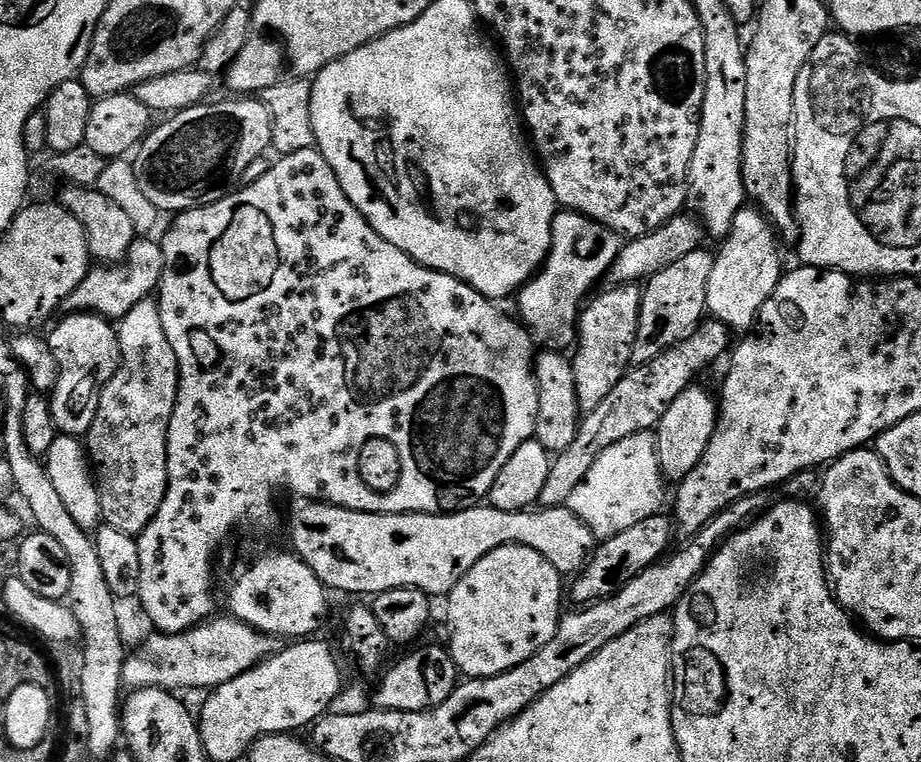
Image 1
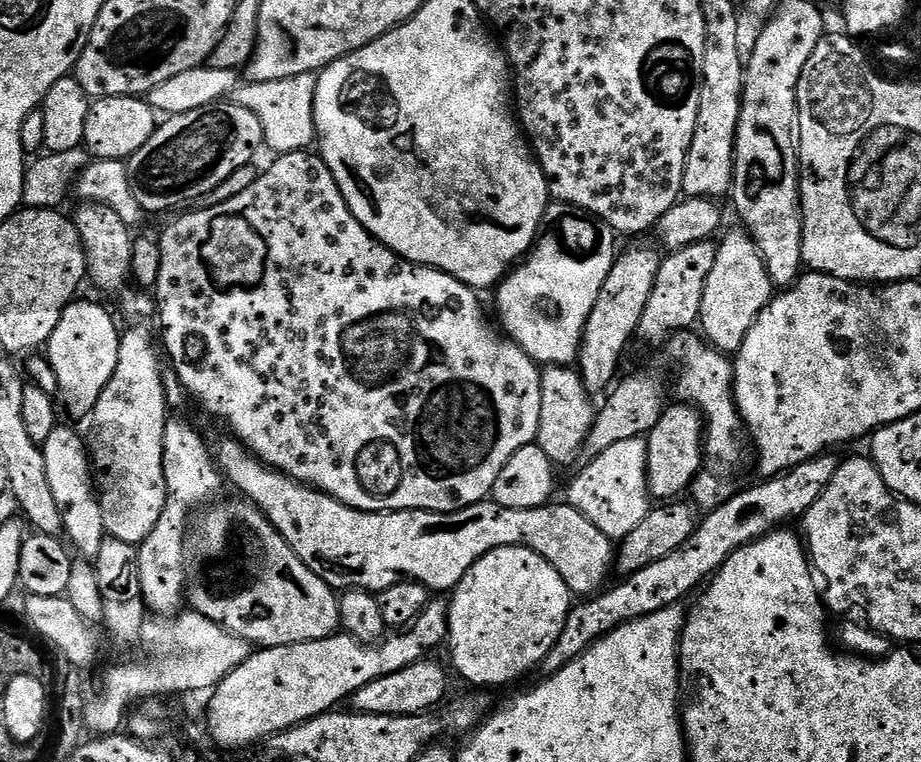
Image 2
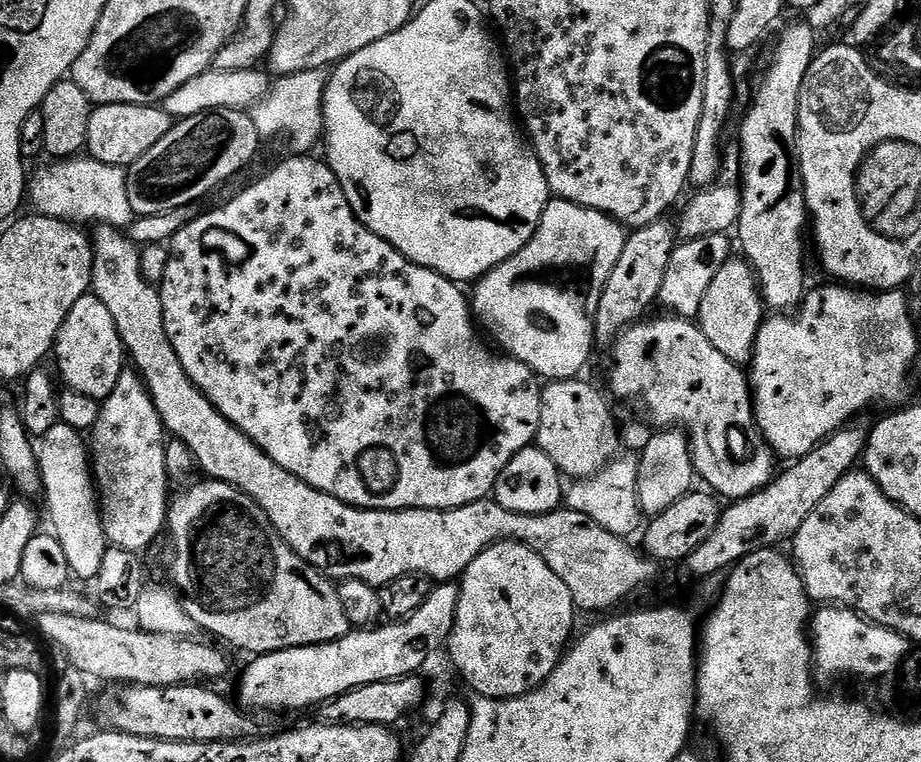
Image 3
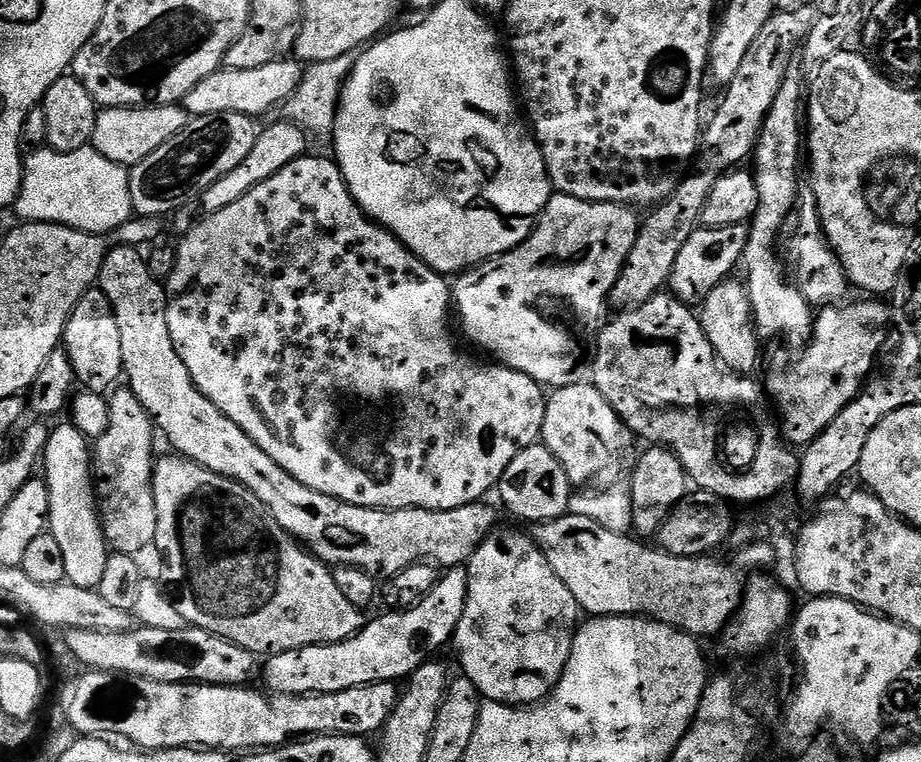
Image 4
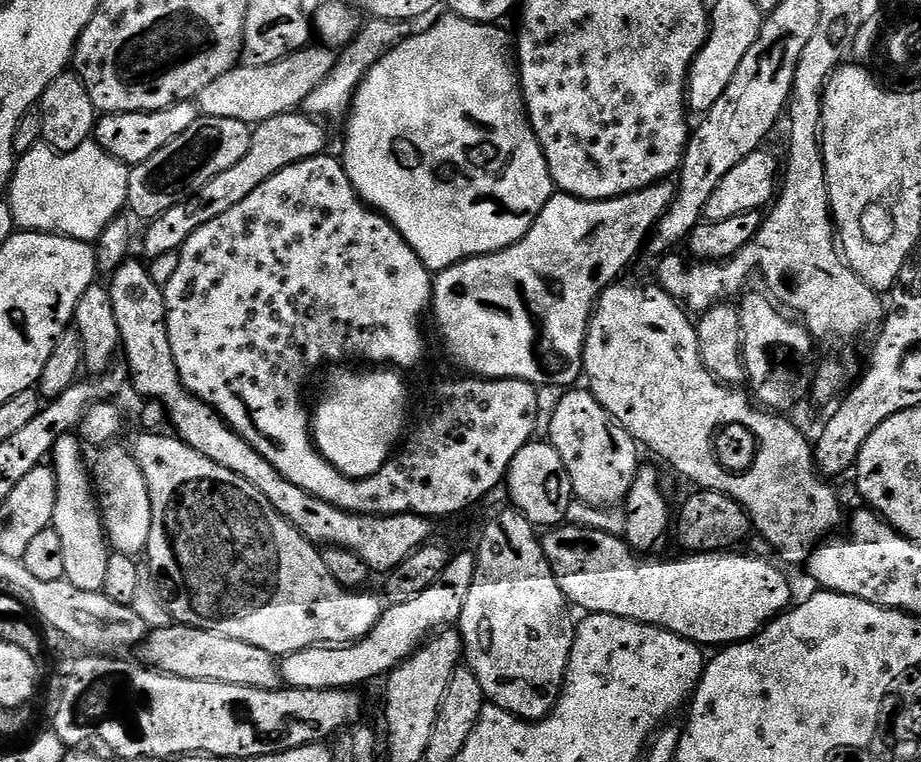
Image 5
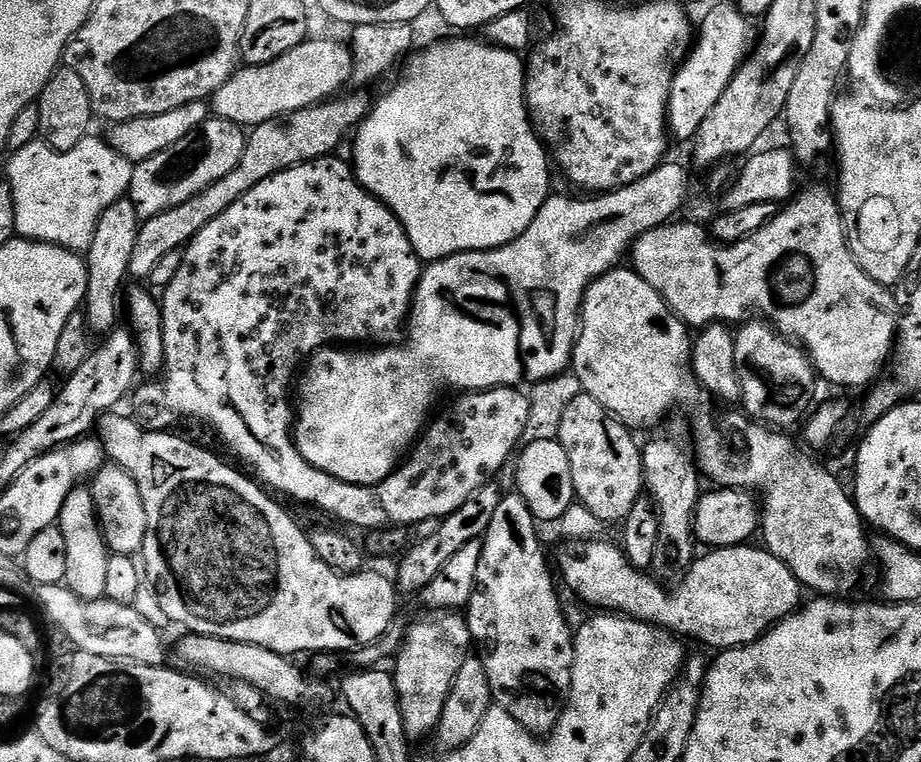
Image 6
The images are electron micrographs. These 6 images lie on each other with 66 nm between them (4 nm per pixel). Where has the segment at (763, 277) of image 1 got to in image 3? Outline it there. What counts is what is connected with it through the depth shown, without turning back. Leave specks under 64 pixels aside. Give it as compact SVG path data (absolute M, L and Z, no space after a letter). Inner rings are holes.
M733 258L718 270L714 282L710 282L710 290L706 290L706 298L702 298L698 323L702 334L710 338L714 350L720 351L730 362L741 366L752 363L754 342L761 324L766 319L766 305L760 294L760 284L748 261Z

